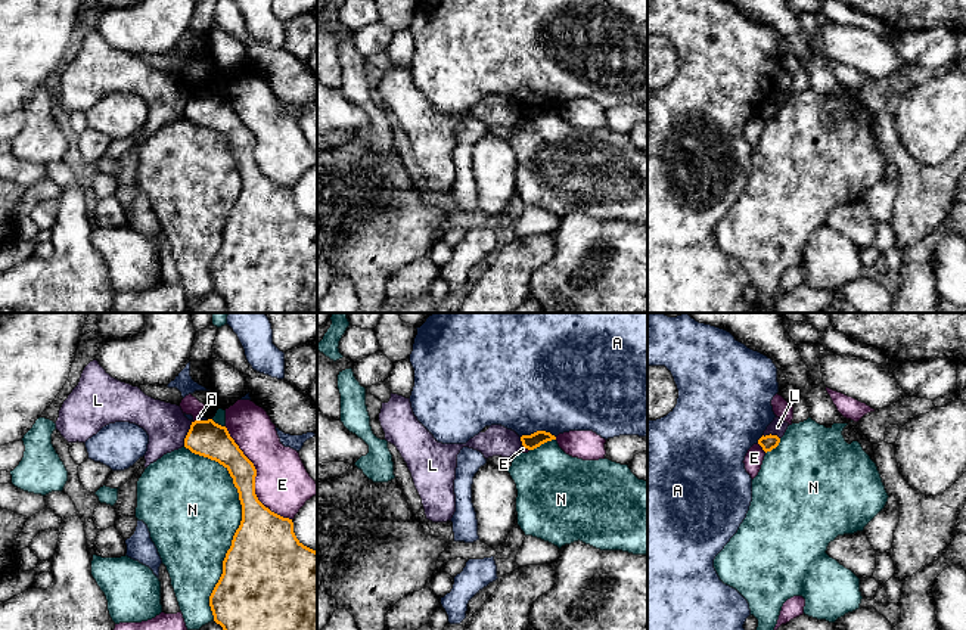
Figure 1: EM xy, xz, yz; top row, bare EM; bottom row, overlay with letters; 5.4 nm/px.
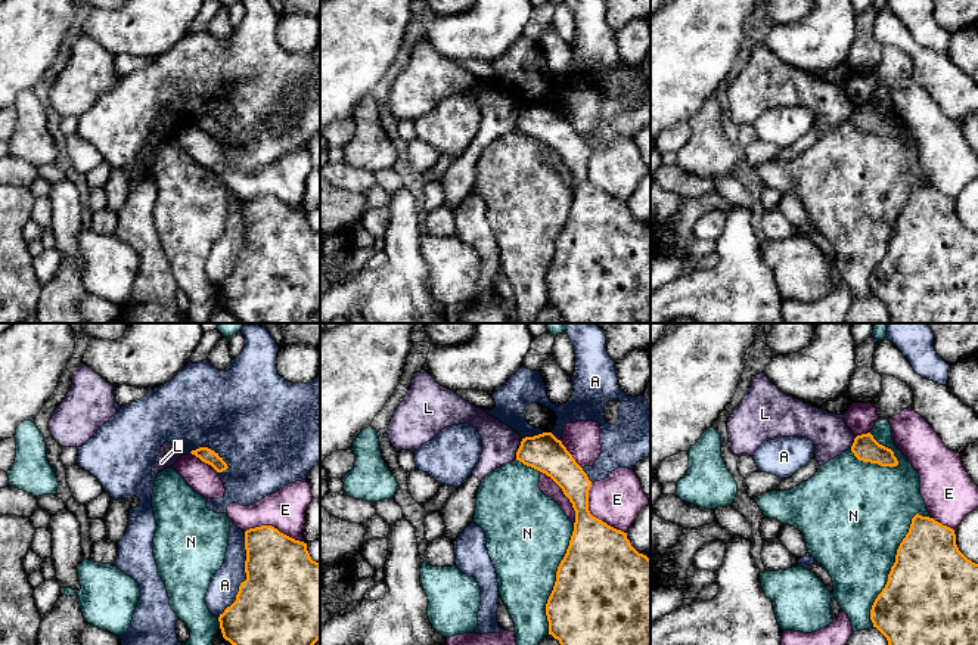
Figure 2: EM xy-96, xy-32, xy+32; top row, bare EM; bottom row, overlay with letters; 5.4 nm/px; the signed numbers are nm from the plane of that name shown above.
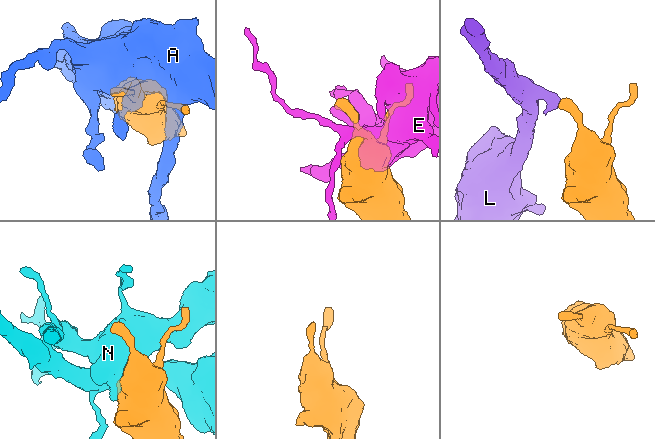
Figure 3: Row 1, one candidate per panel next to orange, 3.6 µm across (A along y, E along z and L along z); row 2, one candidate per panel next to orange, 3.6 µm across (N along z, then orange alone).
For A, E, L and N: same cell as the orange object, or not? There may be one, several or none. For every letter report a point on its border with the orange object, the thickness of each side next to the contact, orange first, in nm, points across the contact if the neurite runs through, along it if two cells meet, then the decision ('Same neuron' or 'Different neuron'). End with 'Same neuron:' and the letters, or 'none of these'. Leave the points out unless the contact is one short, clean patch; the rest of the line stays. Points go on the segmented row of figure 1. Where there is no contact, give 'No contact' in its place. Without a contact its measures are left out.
A: Touches orange at xz (537, 431). Thickness 80 nm (orange) against 500 nm. Different neuron
E: Touches orange at xy (254, 480). Thickness 200 nm (orange) against 300 nm. Different neuron
L: Touches orange at xy (188, 434). Thickness 200 nm (orange) against 220 nm. Boundary: xy (192, 422), (183, 444). Different neuron
N: Touches orange at xy (241, 524). Thickness 420 nm (orange) against 480 nm. Different neuron
Same neuron: none of these

